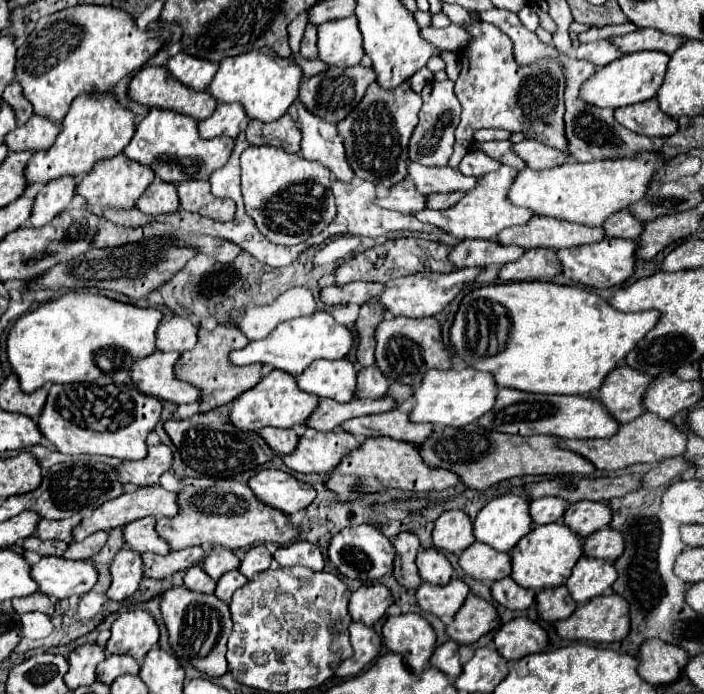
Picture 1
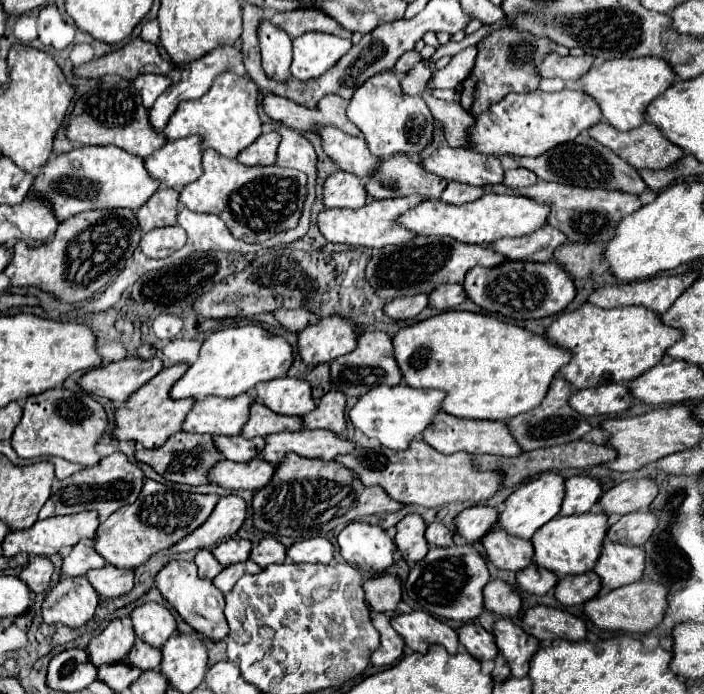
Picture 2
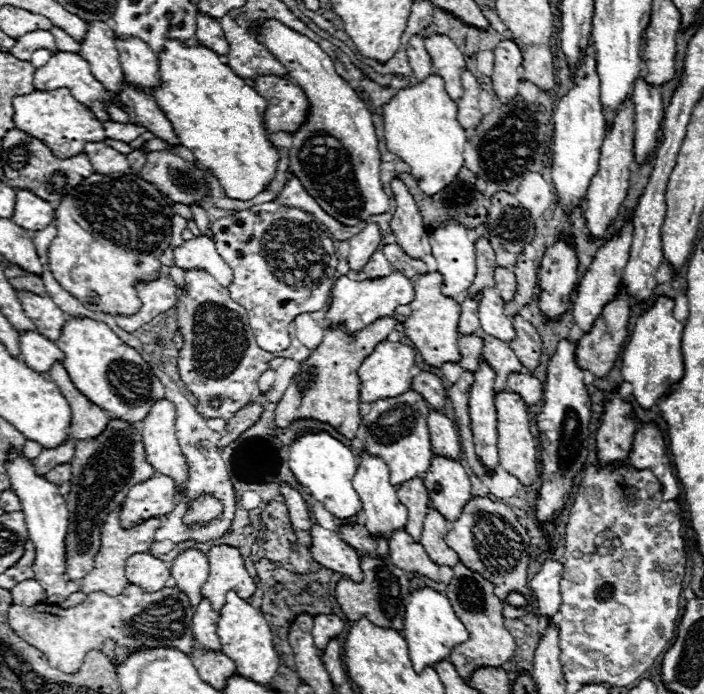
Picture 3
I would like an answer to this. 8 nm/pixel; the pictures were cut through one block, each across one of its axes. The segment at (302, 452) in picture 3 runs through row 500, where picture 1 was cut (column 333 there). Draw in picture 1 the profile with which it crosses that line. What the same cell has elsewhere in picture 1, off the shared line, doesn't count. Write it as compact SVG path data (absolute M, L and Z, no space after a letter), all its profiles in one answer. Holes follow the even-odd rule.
M314 312L310 316L300 316L286 320L278 324L266 338L248 342L246 348L234 350L230 354L230 362L234 366L248 366L248 364L268 364L272 368L284 370L292 376L298 376L304 372L306 366L310 366L314 360L340 360L344 358L352 348L352 332L340 324L334 322L334 318L328 312Z

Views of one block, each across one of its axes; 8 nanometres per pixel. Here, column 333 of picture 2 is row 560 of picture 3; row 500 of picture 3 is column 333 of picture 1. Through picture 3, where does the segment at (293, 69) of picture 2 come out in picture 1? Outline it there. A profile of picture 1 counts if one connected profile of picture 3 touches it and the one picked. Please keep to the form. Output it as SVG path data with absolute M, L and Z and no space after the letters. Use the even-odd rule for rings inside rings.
M356 16L324 22L318 26L318 58L330 66L356 66L364 56L362 34Z

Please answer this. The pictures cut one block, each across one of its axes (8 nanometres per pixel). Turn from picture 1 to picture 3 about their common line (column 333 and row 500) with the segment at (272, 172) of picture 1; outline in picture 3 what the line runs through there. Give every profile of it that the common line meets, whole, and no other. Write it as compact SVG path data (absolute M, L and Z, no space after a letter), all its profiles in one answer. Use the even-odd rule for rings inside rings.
M202 496L198 498L190 510L186 512L184 520L186 520L186 526L198 526L198 524L208 524L210 520L214 518L220 518L224 514L224 508L222 508L222 502L214 496Z

